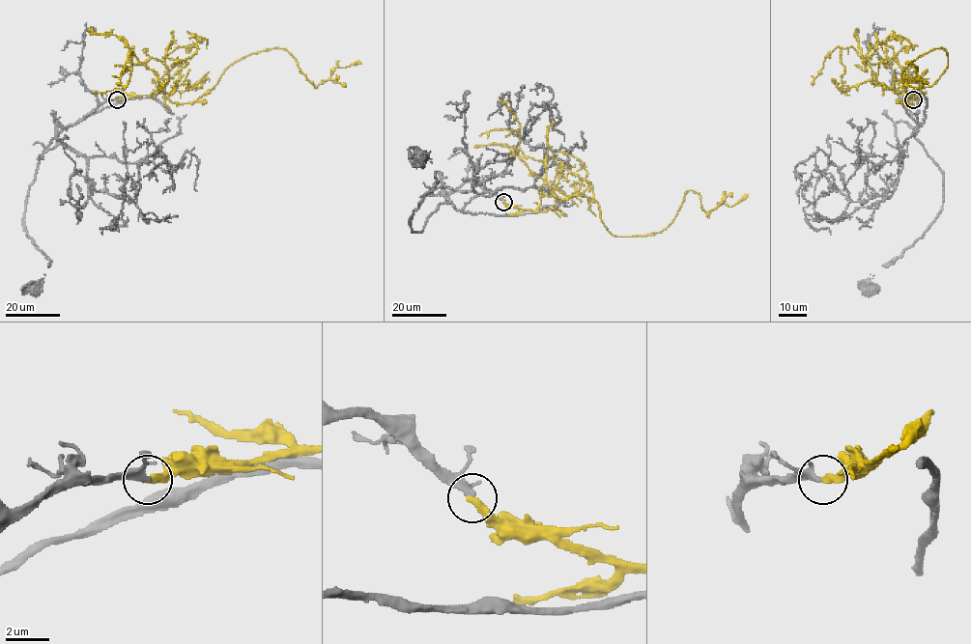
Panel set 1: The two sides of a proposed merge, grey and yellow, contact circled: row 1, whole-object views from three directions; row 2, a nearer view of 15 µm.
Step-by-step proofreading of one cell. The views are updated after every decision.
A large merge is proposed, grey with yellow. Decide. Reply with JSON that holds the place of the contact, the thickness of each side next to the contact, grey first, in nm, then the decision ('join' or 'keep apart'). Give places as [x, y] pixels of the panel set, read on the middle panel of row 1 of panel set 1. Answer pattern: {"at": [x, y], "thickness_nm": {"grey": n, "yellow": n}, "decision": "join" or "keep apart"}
{"at": [503, 202], "thickness_nm": {"grey": 340, "yellow": 360}, "decision": "join"}

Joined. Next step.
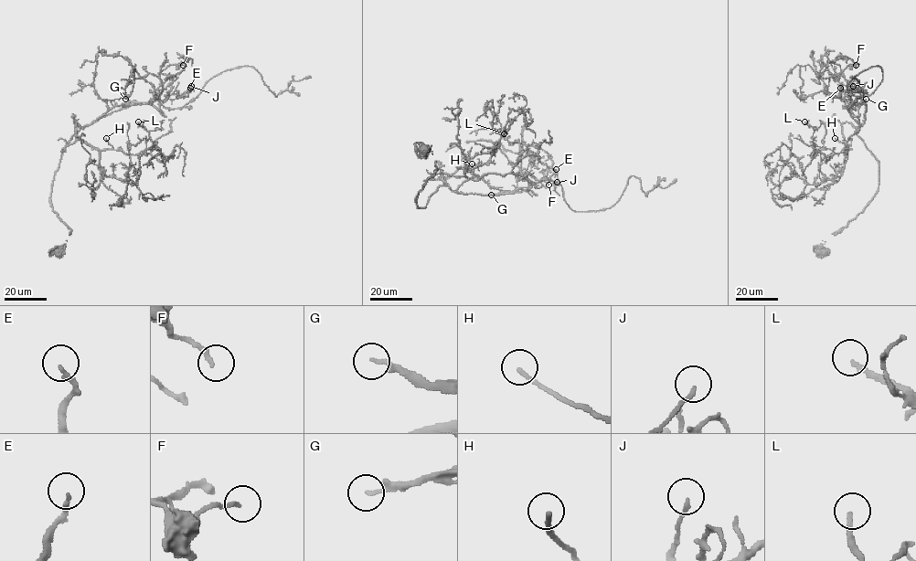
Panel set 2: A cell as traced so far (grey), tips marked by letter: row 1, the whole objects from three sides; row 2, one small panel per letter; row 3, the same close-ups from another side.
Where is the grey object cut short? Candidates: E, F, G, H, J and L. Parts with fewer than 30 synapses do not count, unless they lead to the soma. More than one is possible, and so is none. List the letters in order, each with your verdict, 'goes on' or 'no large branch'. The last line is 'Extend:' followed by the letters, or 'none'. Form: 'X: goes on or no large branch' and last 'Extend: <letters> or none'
E: no large branch
F: no large branch
G: no large branch
H: goes on
J: no large branch
L: goes on
Extend: H, L

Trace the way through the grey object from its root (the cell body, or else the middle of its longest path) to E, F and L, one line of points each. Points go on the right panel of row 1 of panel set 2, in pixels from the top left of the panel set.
E: (822, 254), (878, 186), (878, 160), (847, 109), (862, 102), (830, 94), (840, 88)
F: (822, 254), (878, 186), (878, 160), (847, 109), (863, 101), (842, 73), (856, 65)
L: (822, 254), (822, 244), (872, 199), (878, 163), (849, 122), (842, 124), (846, 154), (817, 146), (804, 121)

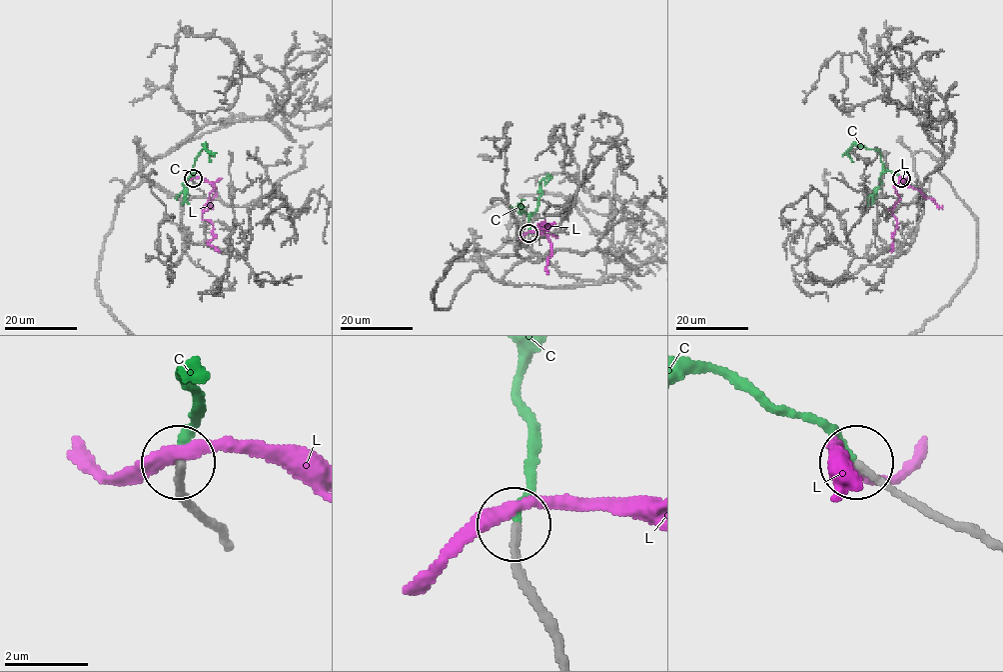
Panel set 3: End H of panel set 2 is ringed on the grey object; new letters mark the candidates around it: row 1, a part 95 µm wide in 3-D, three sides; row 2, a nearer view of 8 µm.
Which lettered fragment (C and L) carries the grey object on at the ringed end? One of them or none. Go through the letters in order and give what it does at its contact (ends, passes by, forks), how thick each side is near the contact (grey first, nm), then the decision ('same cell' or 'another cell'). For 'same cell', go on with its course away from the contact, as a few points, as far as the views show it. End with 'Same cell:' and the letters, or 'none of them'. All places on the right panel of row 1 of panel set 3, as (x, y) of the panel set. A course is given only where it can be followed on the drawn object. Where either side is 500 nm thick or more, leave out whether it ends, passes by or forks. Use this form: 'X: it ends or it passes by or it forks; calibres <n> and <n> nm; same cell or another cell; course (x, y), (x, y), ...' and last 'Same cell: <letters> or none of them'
C: it ends; calibres 170 and 200 nm; same cell; course (901, 178), (884, 168), (881, 153), (875, 149), (853, 145), (847, 151), (853, 162)
L: it passes by; calibres 170 and 320 nm; another cell
Same cell: C

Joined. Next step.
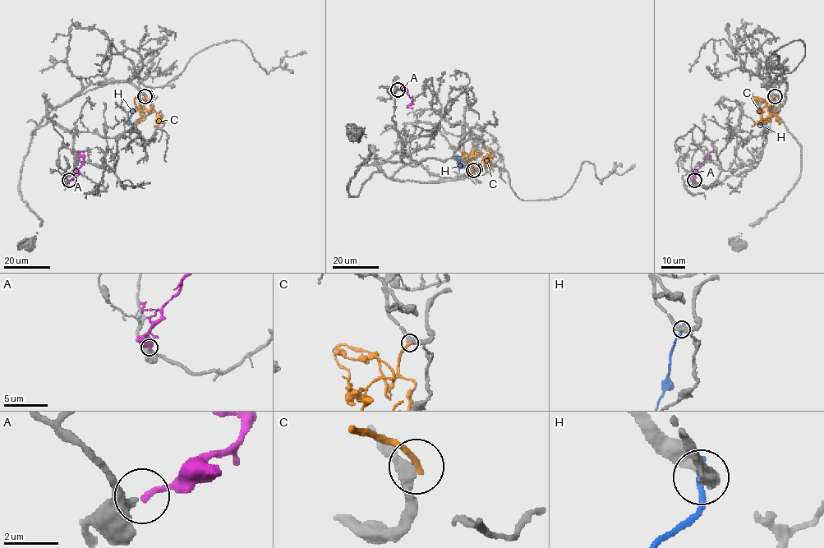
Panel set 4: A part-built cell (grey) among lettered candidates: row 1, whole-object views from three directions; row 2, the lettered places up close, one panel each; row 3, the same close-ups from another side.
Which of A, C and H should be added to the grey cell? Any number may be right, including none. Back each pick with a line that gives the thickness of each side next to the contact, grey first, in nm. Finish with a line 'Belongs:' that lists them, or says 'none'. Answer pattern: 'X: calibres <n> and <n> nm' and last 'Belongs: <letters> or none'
A: calibres 360 and 200 nm
Belongs: A

